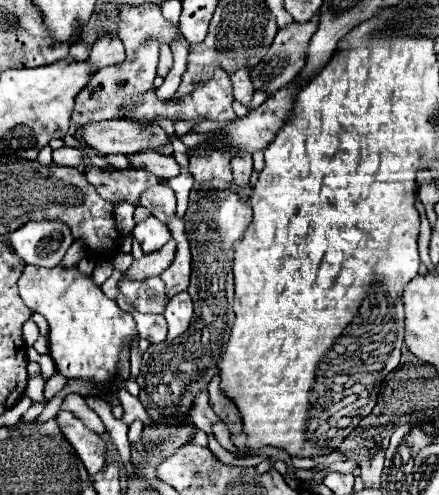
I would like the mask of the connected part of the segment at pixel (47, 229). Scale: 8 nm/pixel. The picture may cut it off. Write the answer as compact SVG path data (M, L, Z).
M57 220L27 222L7 240L11 250L25 260L25 264L43 268L55 268L63 260L67 248L73 244L69 228Z

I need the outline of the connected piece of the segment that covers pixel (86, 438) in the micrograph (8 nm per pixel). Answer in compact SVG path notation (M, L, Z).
M61 410L57 414L57 424L59 424L65 440L69 440L73 450L79 454L89 476L95 476L105 466L105 442L101 440L101 436L97 432L89 430L71 412Z

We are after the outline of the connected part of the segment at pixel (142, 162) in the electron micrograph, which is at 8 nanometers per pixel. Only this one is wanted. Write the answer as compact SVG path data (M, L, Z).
M145 150L145 152L139 152L139 154L129 154L127 158L133 164L133 168L147 170L147 172L155 174L161 180L175 178L181 172L181 166L175 162L173 156L165 156L165 154L159 154L155 150Z

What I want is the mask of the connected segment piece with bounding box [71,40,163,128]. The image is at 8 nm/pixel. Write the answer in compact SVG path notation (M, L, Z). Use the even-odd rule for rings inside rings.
M145 40L137 48L137 52L135 52L135 56L131 60L123 60L121 64L111 64L111 66L101 68L99 72L95 72L93 78L89 80L89 84L75 98L75 110L73 110L73 116L71 116L73 124L77 128L81 128L83 124L87 124L91 120L121 118L123 114L119 112L119 108L135 104L137 96L141 96L141 92L145 92L145 90L149 90L153 86L161 46L163 46L161 40Z

